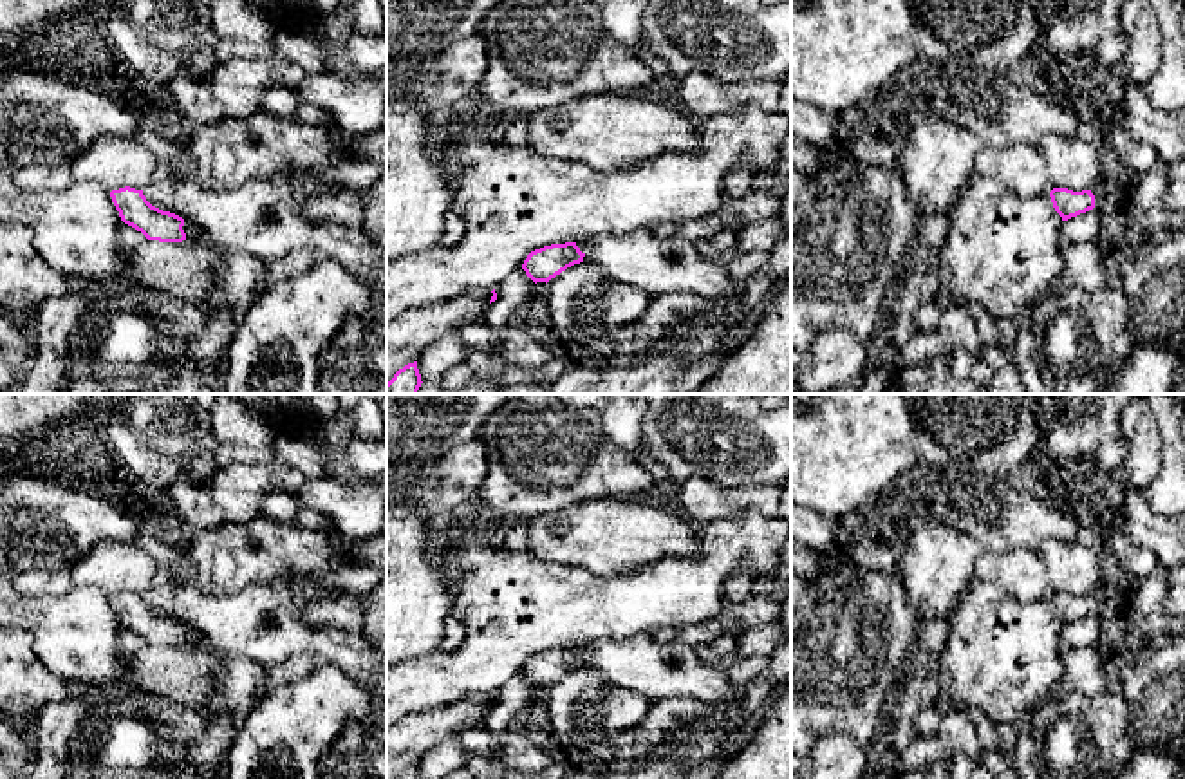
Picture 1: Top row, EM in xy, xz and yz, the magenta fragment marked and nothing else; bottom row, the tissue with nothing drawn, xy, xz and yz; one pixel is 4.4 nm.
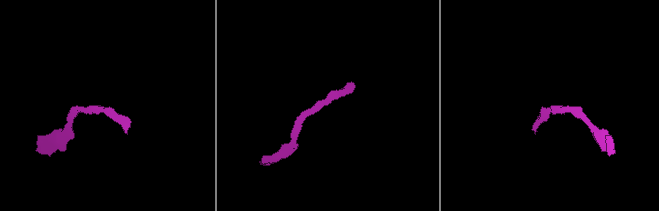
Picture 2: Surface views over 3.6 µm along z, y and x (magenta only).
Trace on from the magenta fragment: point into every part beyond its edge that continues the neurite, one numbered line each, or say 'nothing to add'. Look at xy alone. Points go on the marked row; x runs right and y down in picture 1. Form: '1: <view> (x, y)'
nothing to add

